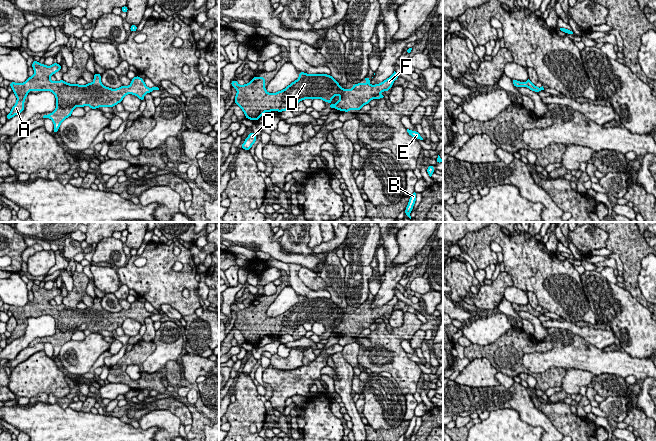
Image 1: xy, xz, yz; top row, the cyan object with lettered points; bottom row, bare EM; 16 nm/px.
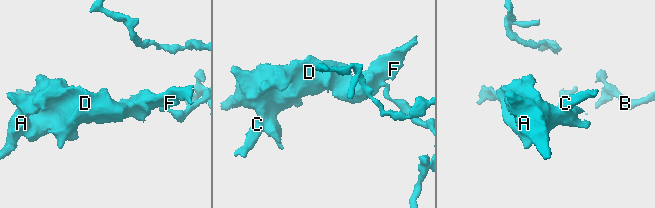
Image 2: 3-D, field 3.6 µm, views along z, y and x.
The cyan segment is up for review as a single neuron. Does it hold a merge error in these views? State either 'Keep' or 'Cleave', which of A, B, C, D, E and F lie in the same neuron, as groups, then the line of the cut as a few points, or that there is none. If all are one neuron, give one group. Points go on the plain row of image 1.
Cleave. Groups: A C D F / B E. Split along xz (378, 317), (374, 321)

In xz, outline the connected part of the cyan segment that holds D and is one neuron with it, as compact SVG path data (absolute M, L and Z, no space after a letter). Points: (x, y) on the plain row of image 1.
M394 295L382 307L371 309L371 303L365 302L366 308L353 308L351 313L344 313L331 299L299 296L297 304L276 317L268 317L265 312L265 301L259 300L252 301L252 305L244 309L232 304L231 310L237 315L234 326L242 333L245 341L258 345L264 336L292 335L304 323L322 323L330 328L330 333L335 332L339 335L359 335L380 316L388 316L398 302Z

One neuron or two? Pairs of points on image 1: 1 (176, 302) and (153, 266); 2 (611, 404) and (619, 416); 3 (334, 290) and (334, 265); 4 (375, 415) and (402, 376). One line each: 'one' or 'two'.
1: one
2: one
3: one
4: two

